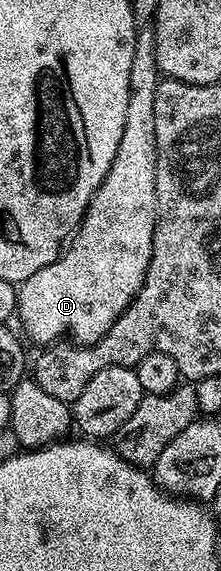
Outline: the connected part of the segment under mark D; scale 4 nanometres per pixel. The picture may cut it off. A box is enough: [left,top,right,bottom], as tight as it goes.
[16,25,161,345]

